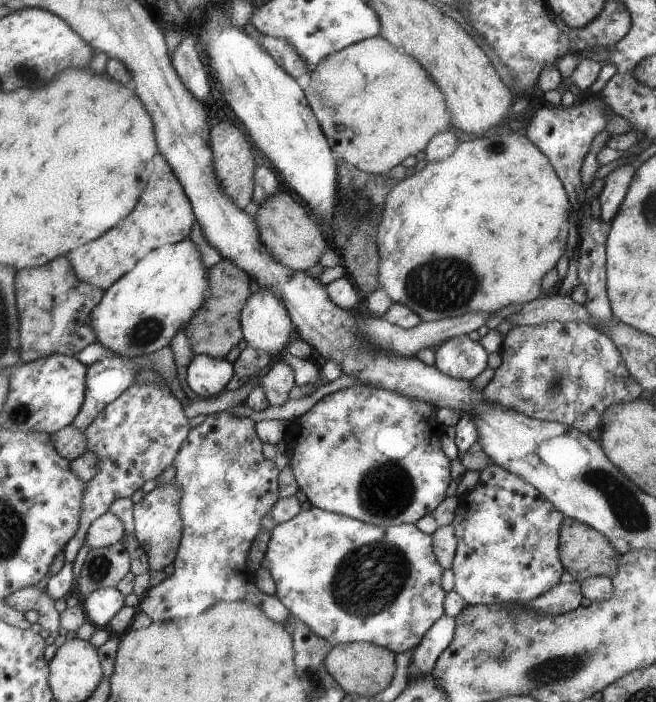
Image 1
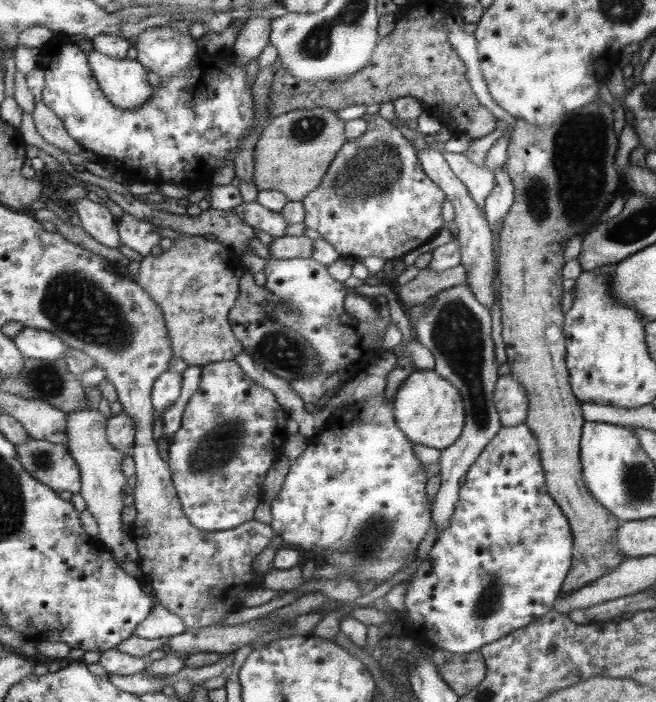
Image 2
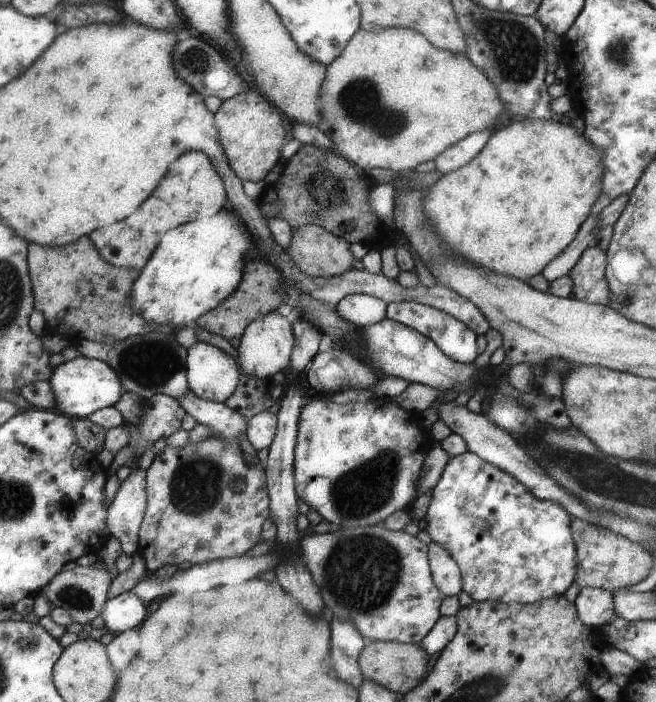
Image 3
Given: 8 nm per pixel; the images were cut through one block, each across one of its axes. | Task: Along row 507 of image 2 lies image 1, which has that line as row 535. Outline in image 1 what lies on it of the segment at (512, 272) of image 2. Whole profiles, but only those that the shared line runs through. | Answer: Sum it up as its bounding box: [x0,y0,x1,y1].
[559,517,618,581]

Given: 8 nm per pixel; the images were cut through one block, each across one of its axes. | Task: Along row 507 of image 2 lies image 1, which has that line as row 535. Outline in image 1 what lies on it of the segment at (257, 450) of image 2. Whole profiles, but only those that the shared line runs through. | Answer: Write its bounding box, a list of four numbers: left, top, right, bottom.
[138,411,290,624]

